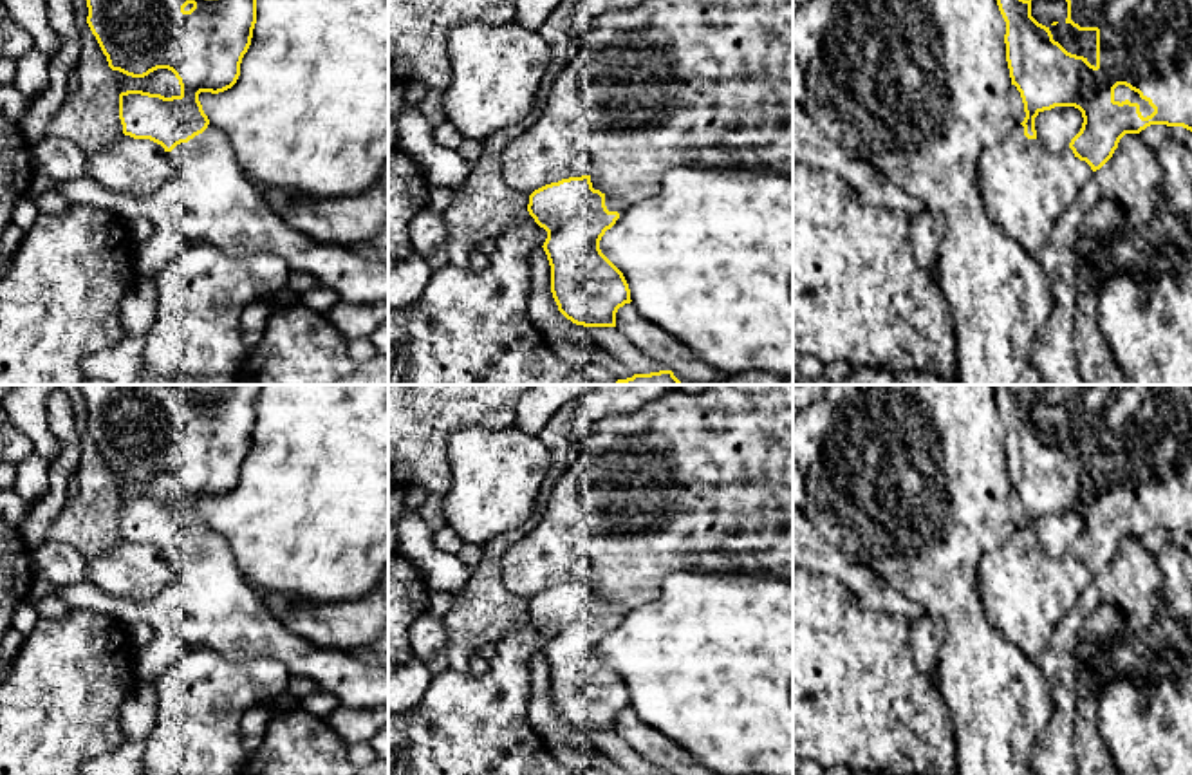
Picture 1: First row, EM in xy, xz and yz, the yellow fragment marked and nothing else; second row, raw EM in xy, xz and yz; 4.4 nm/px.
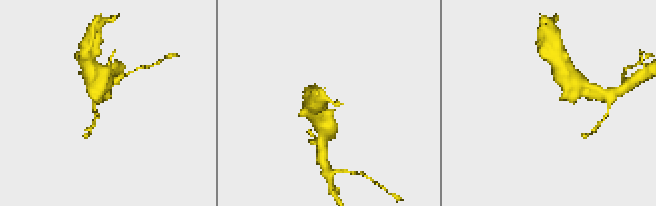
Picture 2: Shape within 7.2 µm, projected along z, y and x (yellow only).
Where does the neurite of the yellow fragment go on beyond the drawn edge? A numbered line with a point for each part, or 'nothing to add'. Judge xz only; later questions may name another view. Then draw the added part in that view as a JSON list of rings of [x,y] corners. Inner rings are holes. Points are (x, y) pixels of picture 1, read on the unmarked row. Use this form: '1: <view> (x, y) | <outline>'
1: xz (613, 609) | [[[605,600],[605,611],[609,616],[618,616],[619,620],[623,618],[623,614],[629,611],[625,605]]]

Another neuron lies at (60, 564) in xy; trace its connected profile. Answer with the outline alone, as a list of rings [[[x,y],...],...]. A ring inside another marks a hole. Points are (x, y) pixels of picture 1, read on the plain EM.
[[[43,542],[31,551],[34,578],[54,587],[78,585],[87,582],[85,555],[67,542]]]

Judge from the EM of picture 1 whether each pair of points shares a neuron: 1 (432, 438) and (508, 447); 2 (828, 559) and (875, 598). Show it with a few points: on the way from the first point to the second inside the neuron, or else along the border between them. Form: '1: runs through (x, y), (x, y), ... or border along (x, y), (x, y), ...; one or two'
1: border along (486, 427), (459, 427), (450, 434), (450, 481); two
2: runs through (838, 564), (864, 588); one

